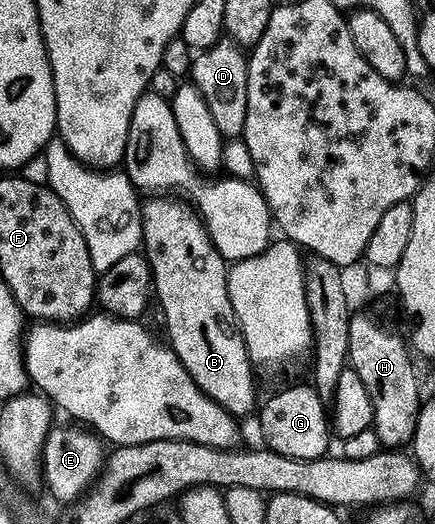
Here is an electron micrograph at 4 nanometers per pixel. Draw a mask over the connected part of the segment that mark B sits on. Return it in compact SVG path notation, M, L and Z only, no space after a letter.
M149 196L141 203L143 254L149 262L155 302L161 305L161 314L165 317L165 330L169 333L168 345L183 364L183 368L187 368L193 383L208 398L215 400L215 404L234 416L249 414L252 410L254 413L259 402L257 386L253 383L255 366L249 359L248 348L245 347L231 300L228 299L227 263L213 247L213 241L200 214L188 201L180 202L177 198L180 197Z

